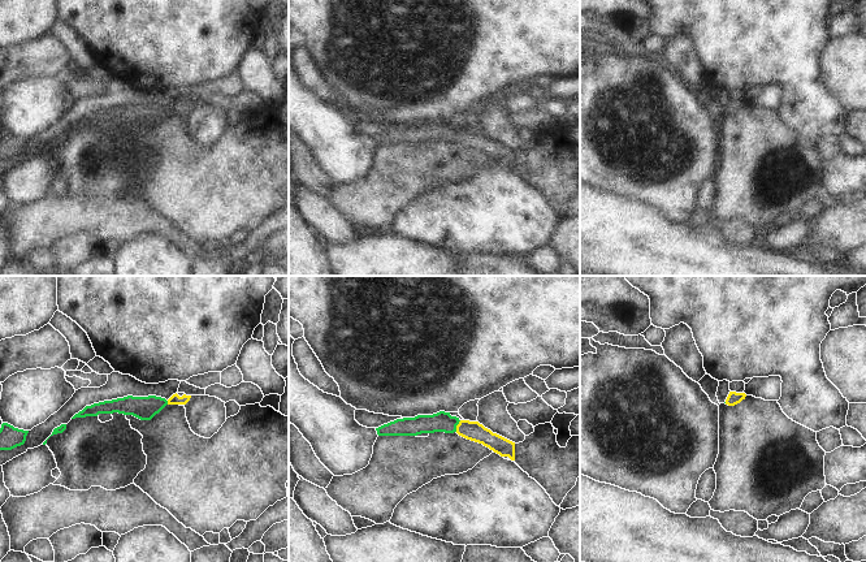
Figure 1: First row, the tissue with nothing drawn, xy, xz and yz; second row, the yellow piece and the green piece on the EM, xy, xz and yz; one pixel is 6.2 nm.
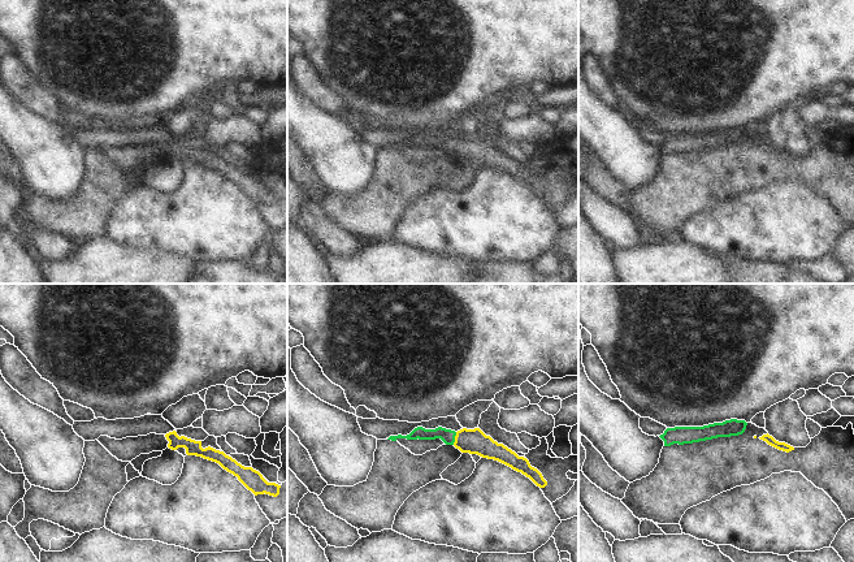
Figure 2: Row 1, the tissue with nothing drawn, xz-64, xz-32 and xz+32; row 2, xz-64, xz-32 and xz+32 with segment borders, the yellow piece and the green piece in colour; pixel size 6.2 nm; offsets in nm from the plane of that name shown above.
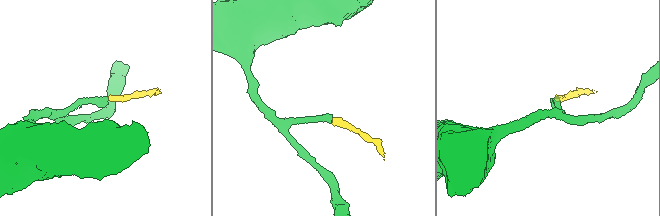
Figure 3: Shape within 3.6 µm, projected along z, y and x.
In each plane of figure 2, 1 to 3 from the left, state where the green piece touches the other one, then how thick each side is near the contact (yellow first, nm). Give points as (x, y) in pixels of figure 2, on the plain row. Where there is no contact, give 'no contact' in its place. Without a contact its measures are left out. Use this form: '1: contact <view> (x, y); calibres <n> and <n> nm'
1: no contact
2: contact xz-32 (455, 147); calibres 160 and 90 nm
3: no contact

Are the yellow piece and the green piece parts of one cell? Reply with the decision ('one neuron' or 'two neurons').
one neuron

